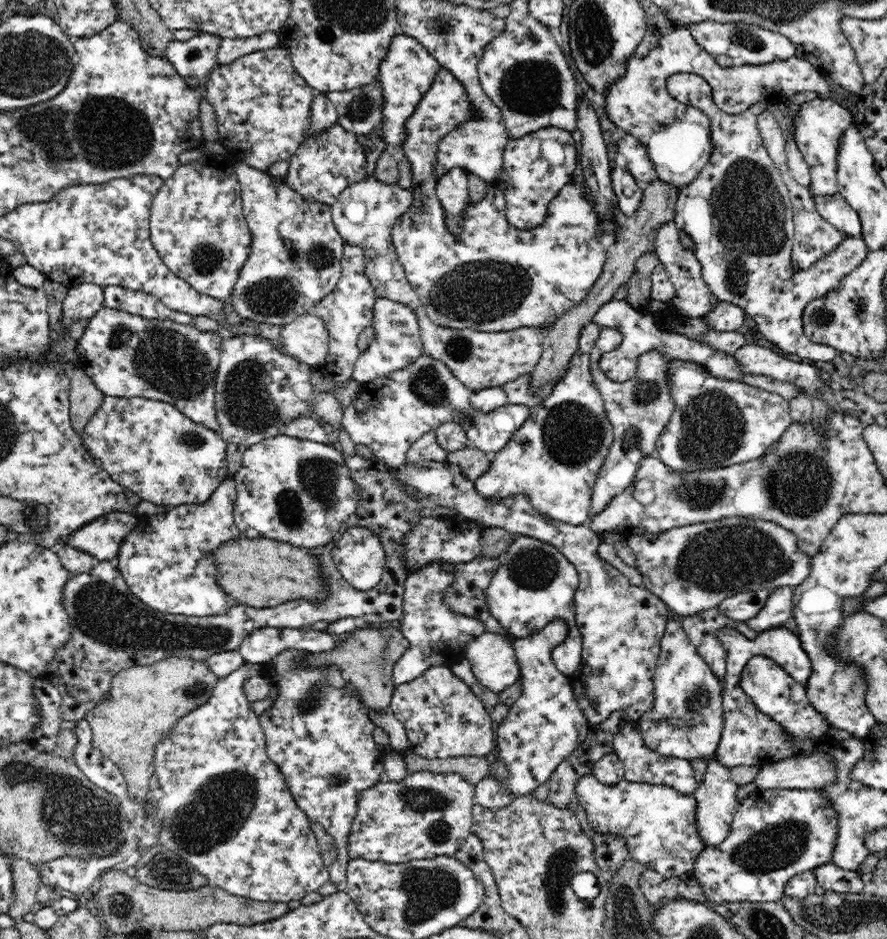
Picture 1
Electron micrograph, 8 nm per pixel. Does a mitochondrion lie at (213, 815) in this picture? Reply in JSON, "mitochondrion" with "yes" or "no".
{"mitochondrion":"yes"}

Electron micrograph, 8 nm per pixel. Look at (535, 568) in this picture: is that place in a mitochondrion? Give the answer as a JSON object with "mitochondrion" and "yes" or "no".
{"mitochondrion":"yes"}

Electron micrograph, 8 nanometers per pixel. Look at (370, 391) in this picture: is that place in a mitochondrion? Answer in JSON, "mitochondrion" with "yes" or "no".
{"mitochondrion":"no"}

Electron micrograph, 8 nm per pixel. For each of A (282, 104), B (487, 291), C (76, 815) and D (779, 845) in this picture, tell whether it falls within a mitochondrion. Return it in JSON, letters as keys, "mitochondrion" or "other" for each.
{"A":"other","B":"mitochondrion","C":"mitochondrion","D":"mitochondrion"}

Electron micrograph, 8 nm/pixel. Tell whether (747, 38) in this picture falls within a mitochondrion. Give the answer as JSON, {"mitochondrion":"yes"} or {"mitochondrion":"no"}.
{"mitochondrion":"yes"}

